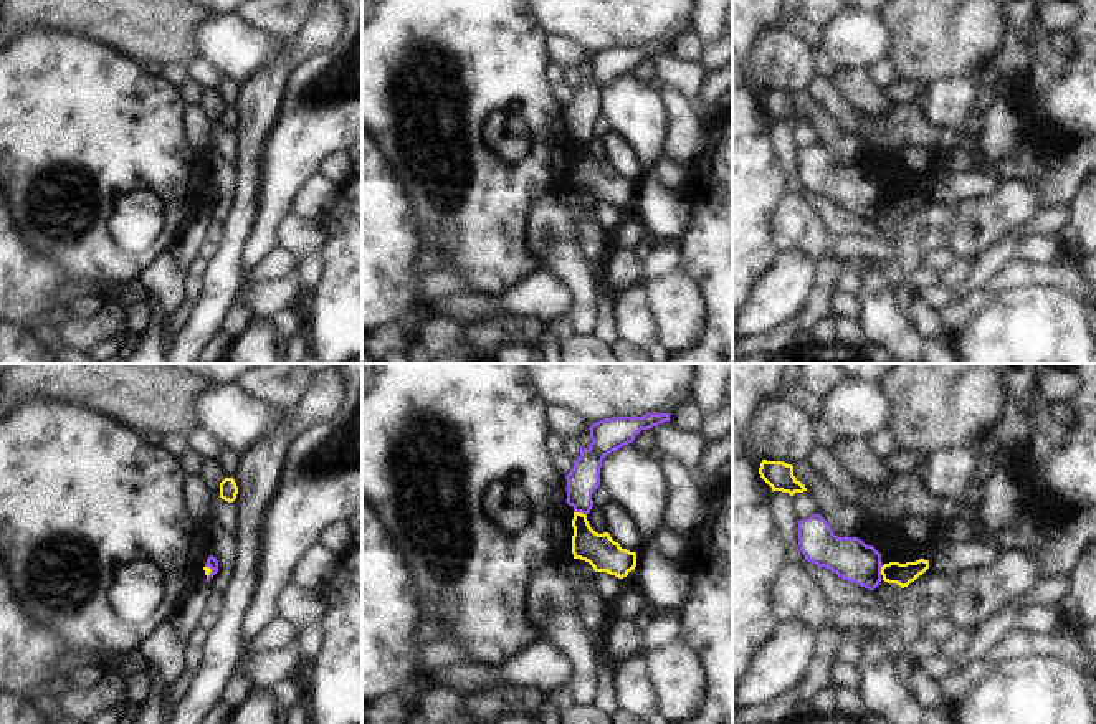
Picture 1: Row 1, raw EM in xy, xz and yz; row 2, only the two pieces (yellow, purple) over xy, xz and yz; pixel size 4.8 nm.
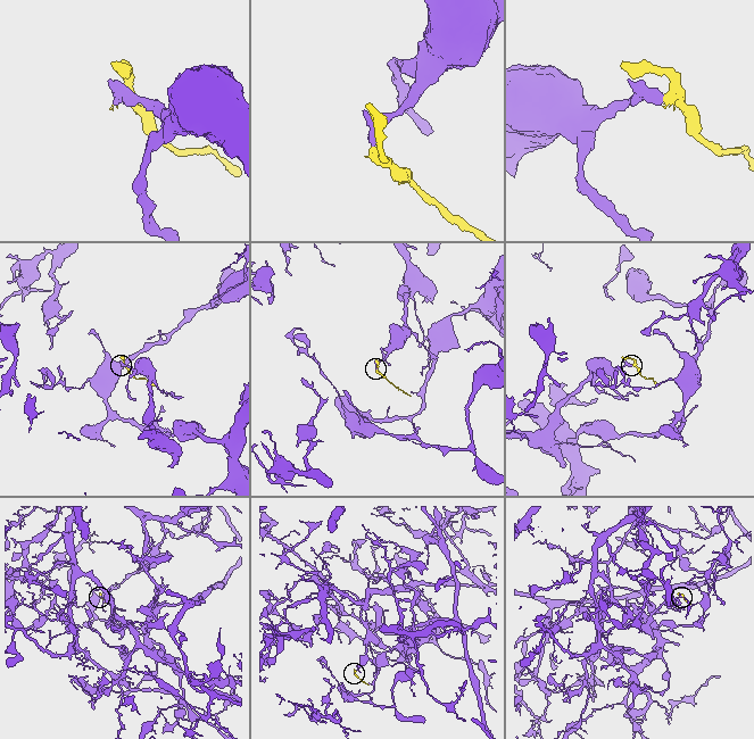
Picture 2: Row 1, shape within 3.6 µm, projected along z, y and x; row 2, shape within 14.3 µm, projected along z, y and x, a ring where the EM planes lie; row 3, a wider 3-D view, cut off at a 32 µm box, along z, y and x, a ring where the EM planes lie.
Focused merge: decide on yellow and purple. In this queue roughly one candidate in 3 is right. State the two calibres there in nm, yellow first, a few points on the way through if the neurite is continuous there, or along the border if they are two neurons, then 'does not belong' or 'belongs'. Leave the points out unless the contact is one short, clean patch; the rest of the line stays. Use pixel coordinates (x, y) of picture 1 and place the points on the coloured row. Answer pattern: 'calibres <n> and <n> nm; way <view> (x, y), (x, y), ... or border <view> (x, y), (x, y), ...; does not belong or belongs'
calibres 170 and 150 nm; border xz (574, 511), (581, 511), (586, 516); does not belong

